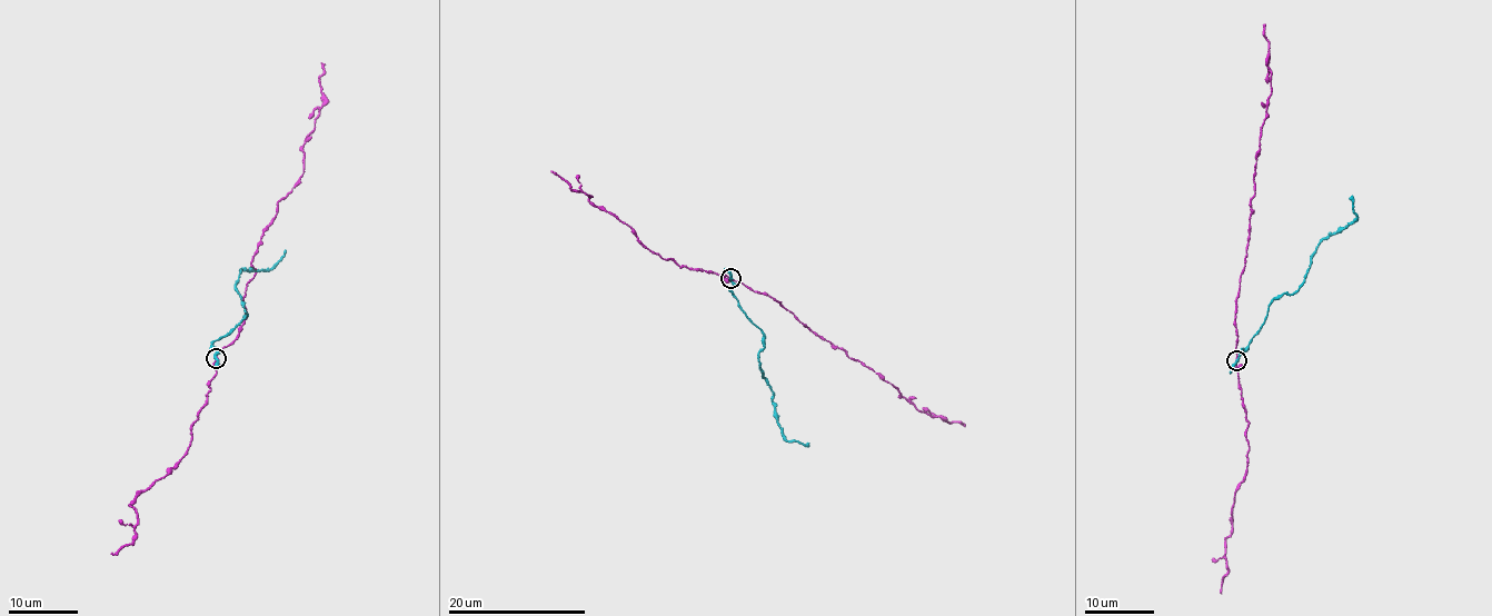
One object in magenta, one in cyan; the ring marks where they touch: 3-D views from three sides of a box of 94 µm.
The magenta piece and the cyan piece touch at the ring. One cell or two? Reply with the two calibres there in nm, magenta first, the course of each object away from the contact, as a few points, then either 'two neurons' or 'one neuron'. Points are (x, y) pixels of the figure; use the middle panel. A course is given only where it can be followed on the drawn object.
calibres 180 and 240 nm; course magenta (730, 279), (752, 291), (766, 294), (848, 357), (898, 387), (903, 397), (921, 410), (952, 424), (963, 424); course cyan (730, 279), (738, 307), (759, 329), (763, 346), (759, 367), (767, 378), (782, 435), (809, 446); two neurons

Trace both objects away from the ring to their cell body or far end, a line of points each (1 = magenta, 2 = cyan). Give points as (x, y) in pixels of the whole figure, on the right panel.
1: (1236, 361), (1234, 321), (1240, 280), (1245, 260), (1260, 128), (1271, 90), (1267, 39), (1263, 23)
2: (1236, 361), (1240, 351), (1259, 331), (1269, 306), (1303, 282), (1310, 255), (1328, 237), (1354, 222), (1352, 195)

